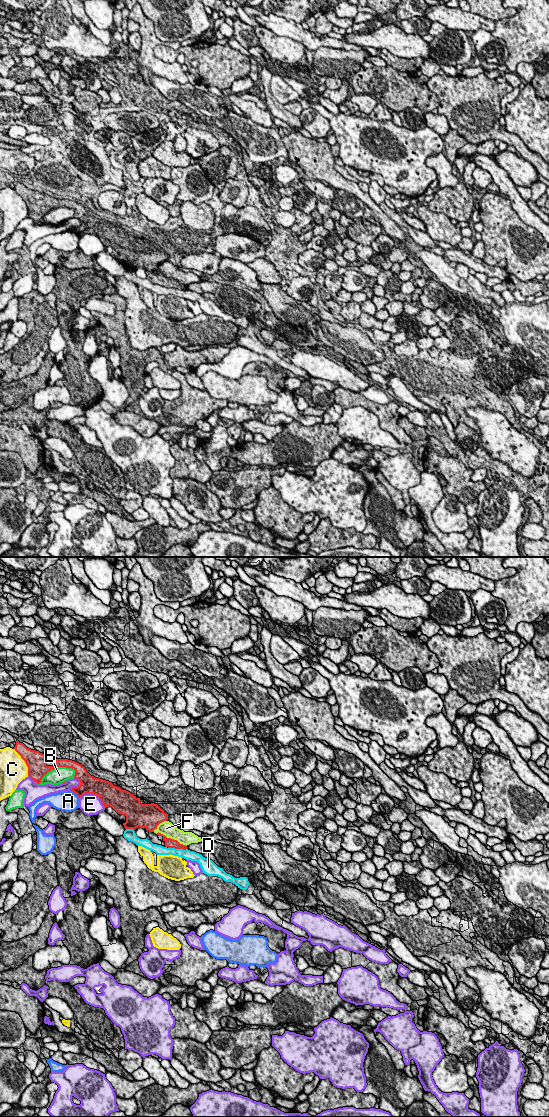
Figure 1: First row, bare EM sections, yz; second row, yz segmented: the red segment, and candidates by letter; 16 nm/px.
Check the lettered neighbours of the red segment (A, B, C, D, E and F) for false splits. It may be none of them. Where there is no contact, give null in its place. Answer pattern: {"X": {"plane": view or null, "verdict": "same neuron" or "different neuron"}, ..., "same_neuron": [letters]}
{"A": {"plane": "yz", "verdict": "different neuron"}, "B": {"plane": "yz", "verdict": "different neuron"}, "C": {"plane": "yz", "verdict": "different neuron"}, "D": {"plane": "yz", "verdict": "different neuron"}, "E": {"plane": "yz", "verdict": "different neuron"}, "F": {"plane": "yz", "verdict": "different neuron"}, "same_neuron": []}

